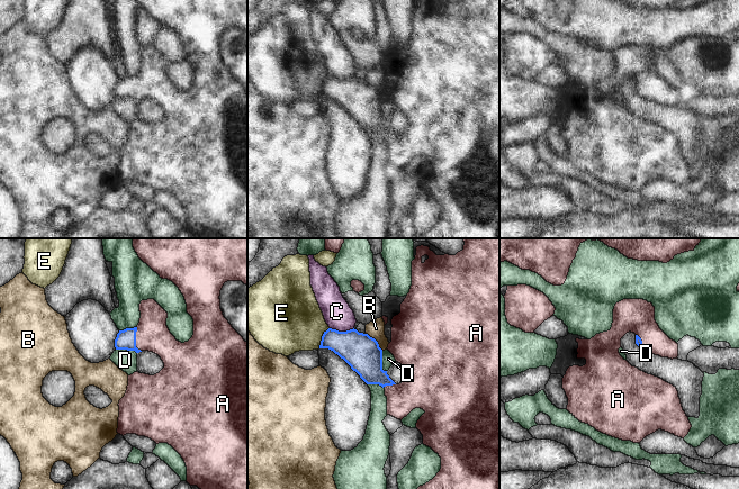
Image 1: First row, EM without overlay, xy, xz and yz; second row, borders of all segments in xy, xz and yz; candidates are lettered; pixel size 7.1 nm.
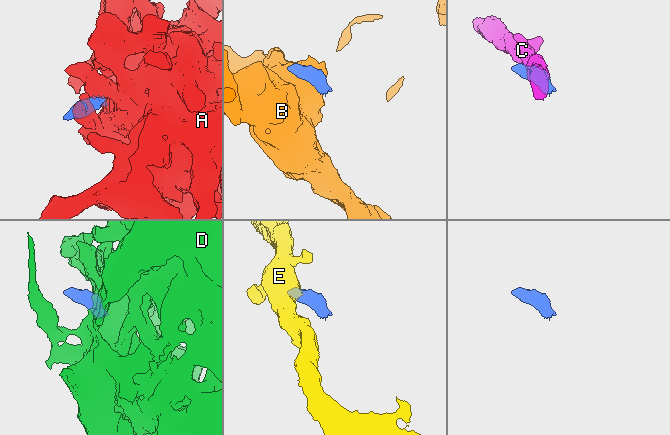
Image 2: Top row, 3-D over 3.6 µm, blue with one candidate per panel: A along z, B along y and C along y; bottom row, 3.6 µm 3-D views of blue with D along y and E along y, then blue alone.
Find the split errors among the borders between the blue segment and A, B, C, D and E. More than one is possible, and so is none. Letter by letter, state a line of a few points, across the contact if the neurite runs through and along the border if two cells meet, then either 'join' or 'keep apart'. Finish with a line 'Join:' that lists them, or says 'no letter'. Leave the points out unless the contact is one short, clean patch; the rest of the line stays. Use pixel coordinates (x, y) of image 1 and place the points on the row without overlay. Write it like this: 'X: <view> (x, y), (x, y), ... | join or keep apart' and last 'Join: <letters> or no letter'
A: xy (126, 88), (135, 87), (153, 83) | join
B: keep apart
C: xz (330, 75), (336, 79), (353, 77) | keep apart
D: keep apart
E: xz (329, 75), (323, 82), (318, 96) | keep apart
Join: A

